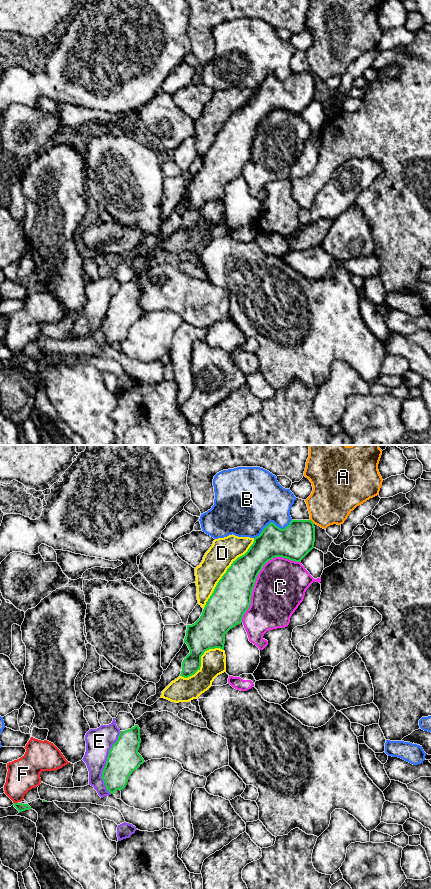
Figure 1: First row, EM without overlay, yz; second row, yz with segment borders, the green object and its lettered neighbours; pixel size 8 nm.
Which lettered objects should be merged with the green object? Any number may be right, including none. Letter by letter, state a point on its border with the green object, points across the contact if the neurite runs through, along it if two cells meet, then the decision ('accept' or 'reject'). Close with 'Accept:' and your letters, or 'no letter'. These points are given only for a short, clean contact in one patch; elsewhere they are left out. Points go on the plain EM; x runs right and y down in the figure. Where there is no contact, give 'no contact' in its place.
A: meets green in yz at (311, 73); reject
B: meets green in yz at (273, 75); reject
C: meets green in yz at (257, 127); reject
D: meets green in yz at (225, 125); reject
E: meets green in yz at (106, 314); reject
F: meets green in yz at (16, 355); reject
Accept: no letter

